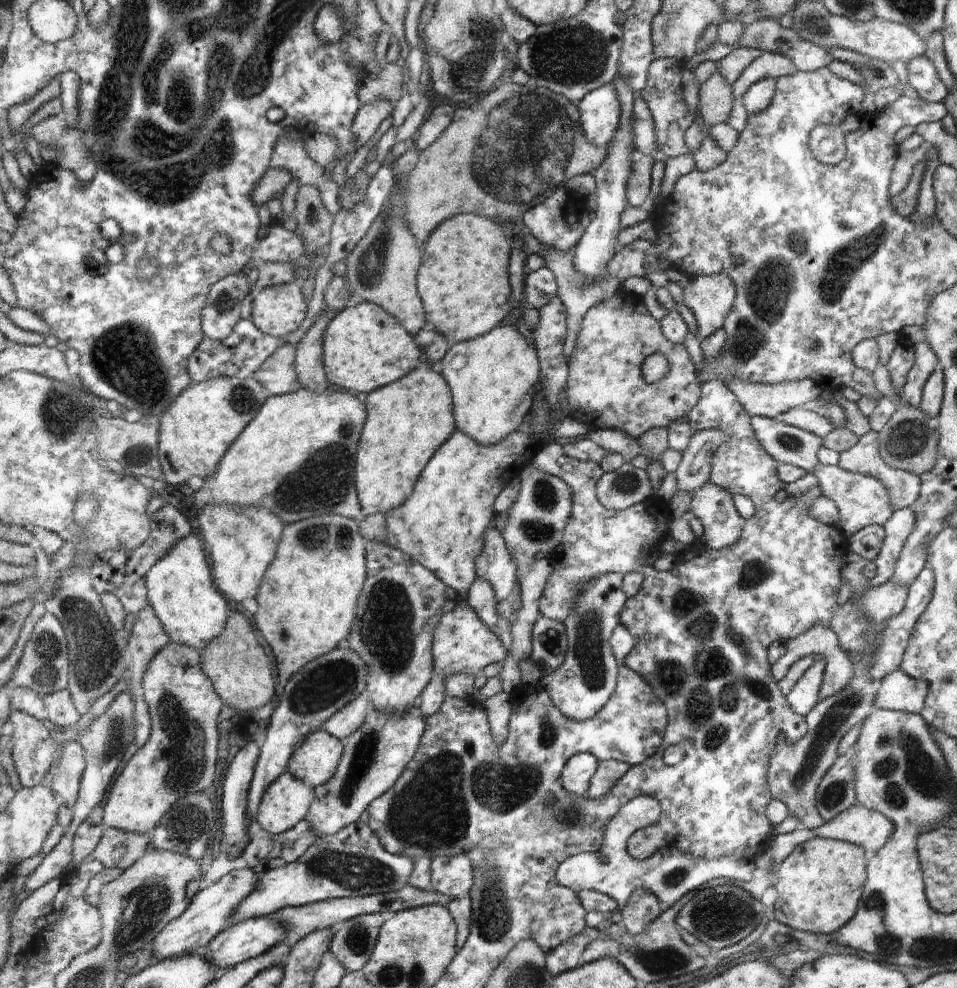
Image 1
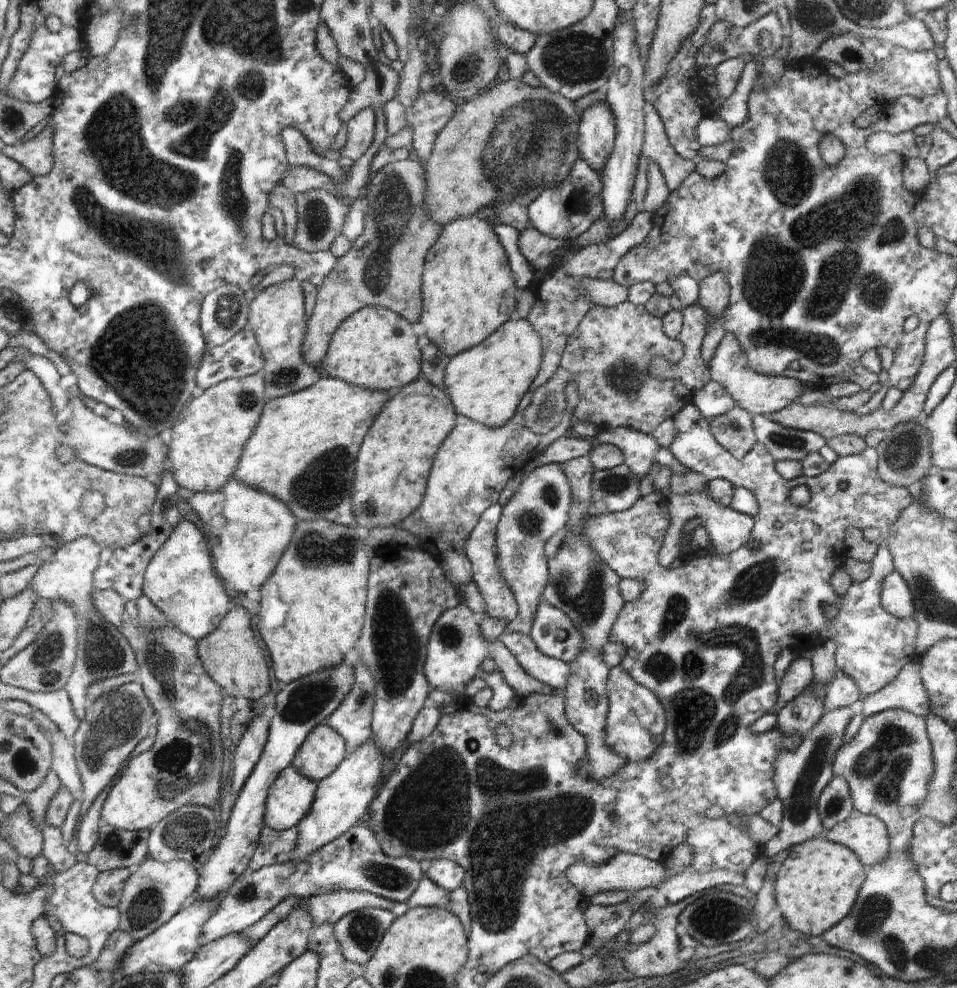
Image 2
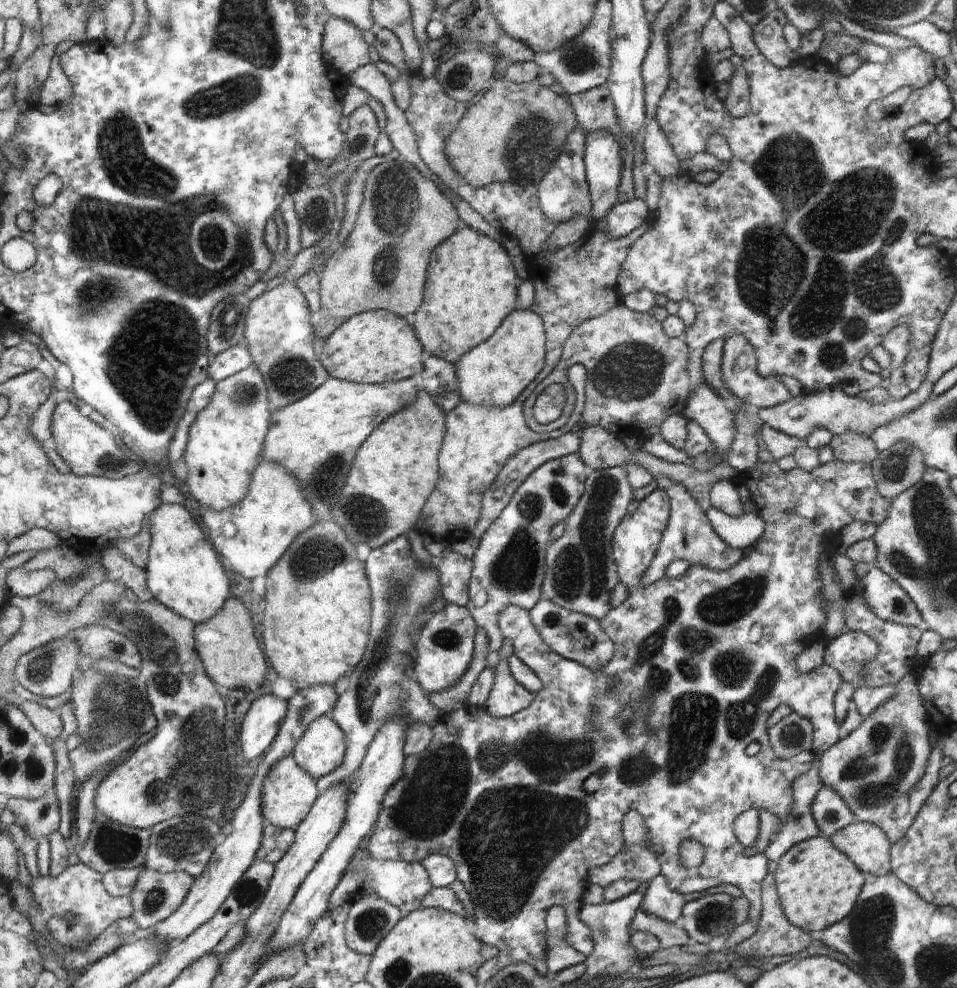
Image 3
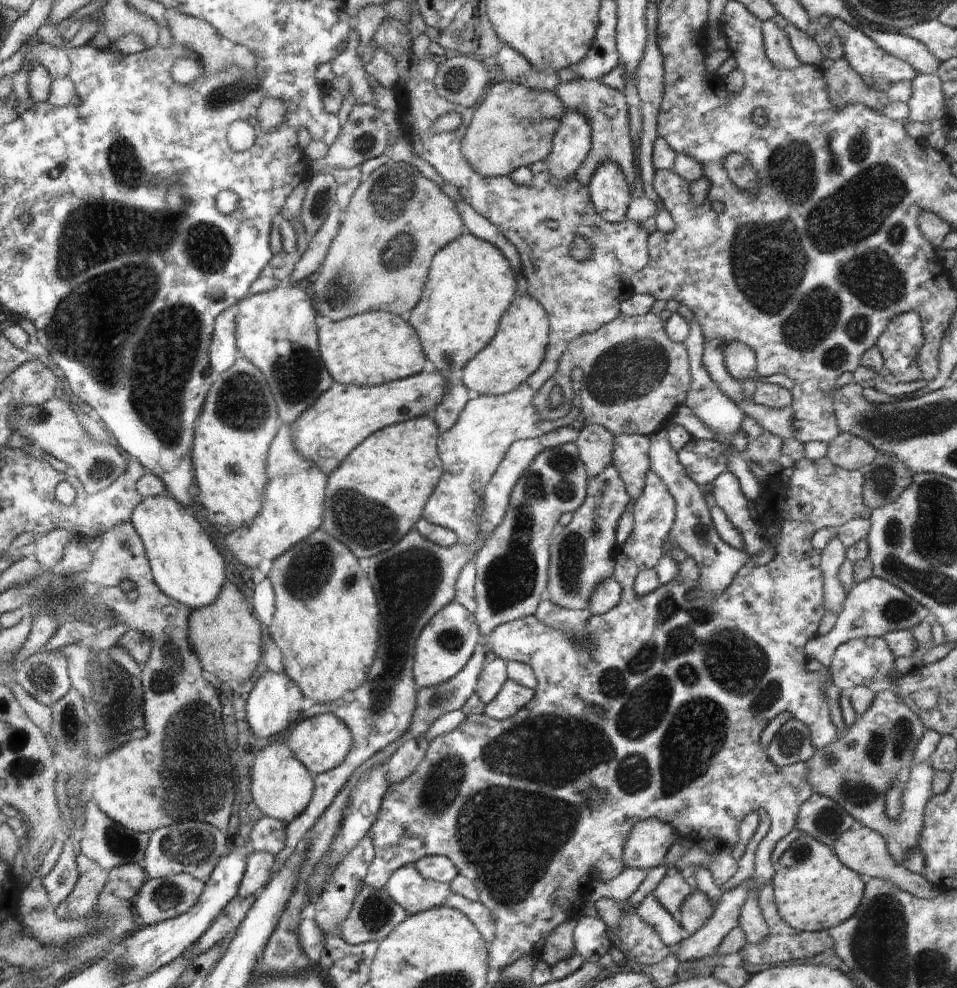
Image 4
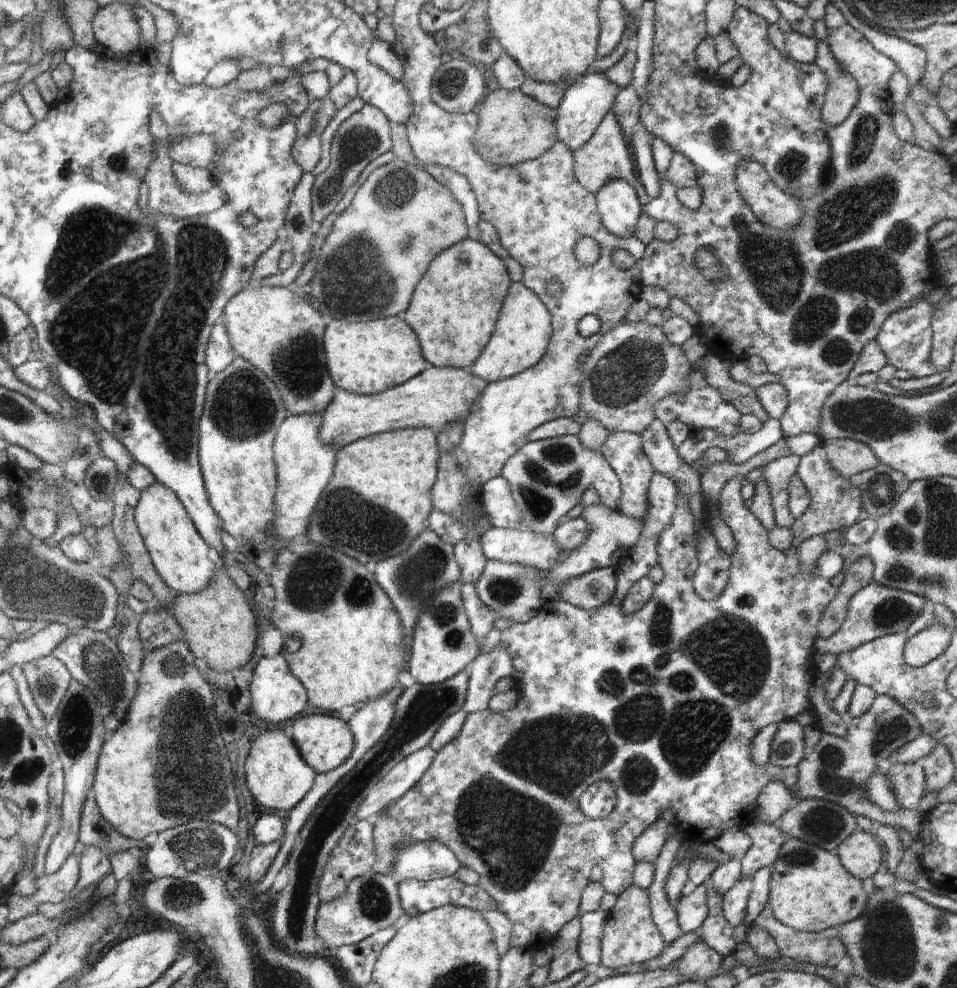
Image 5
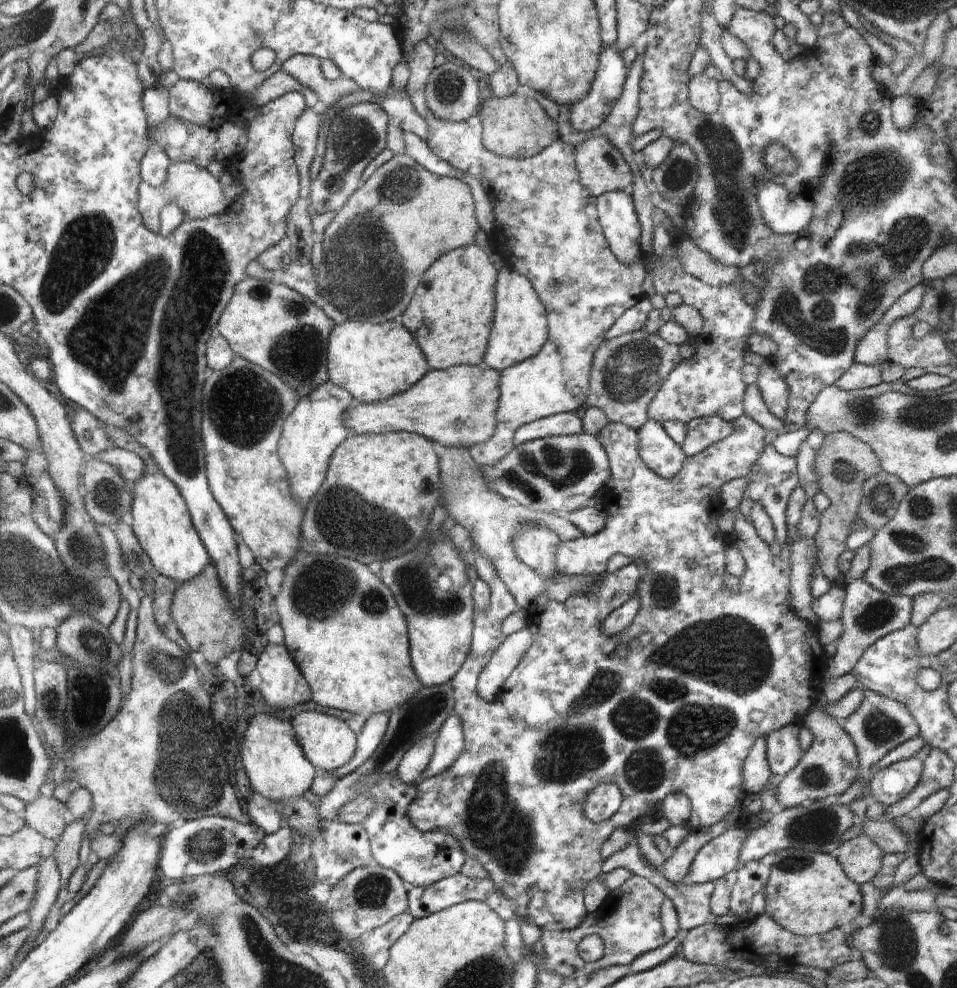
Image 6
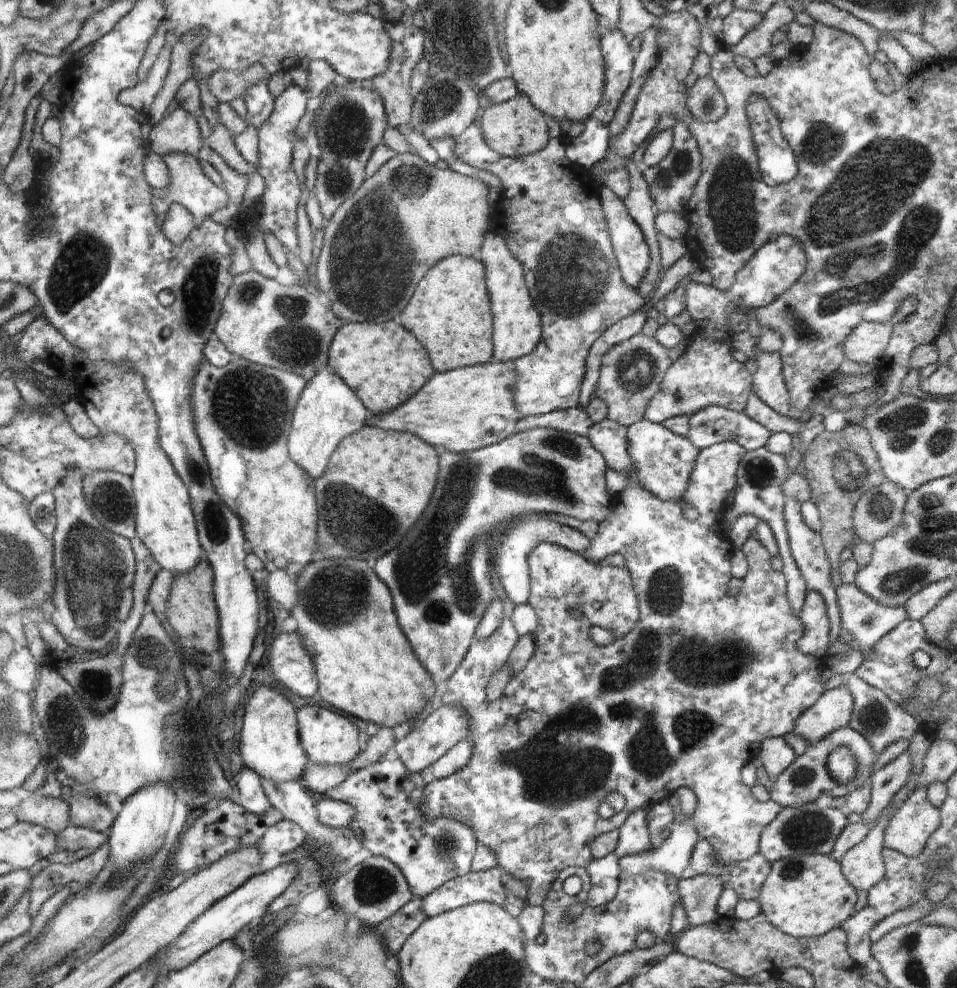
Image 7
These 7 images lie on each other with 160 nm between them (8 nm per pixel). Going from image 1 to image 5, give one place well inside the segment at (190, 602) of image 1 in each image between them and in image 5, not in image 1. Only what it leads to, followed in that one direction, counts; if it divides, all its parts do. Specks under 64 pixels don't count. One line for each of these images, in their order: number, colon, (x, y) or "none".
2: (180, 582)
3: (183, 572)
4: (184, 563)
5: (181, 556)

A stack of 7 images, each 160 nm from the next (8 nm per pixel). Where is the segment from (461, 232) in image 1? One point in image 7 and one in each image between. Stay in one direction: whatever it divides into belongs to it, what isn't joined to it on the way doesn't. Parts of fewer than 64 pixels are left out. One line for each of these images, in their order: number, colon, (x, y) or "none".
2: (468, 287)
3: (471, 285)
4: (470, 284)
5: (454, 312)
6: (451, 315)
7: (450, 313)

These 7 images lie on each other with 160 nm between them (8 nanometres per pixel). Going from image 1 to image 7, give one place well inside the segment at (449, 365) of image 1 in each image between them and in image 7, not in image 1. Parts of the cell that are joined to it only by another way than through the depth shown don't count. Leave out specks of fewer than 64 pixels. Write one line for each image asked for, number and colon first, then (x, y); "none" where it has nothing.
2: (485, 383)
3: (494, 373)
4: (518, 348)
5: (523, 330)
6: (519, 330)
7: (516, 331)

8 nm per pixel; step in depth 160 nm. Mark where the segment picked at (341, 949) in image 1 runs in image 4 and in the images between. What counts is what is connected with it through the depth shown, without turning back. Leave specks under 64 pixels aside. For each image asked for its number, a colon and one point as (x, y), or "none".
2: (359, 934)
3: (370, 919)
4: (373, 915)

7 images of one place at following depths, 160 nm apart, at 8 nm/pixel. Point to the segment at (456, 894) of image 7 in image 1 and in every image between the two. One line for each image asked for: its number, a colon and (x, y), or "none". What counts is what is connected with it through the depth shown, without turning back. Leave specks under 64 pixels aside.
1: (354, 862)
2: (355, 862)
3: (405, 885)
4: (407, 887)
5: (416, 897)
6: (454, 889)

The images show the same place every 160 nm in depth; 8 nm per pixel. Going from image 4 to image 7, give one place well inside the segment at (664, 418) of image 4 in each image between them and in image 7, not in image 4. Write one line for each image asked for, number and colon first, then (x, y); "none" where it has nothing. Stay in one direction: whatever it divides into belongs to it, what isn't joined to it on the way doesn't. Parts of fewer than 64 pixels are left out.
5: (633, 366)
6: (627, 371)
7: (631, 371)

